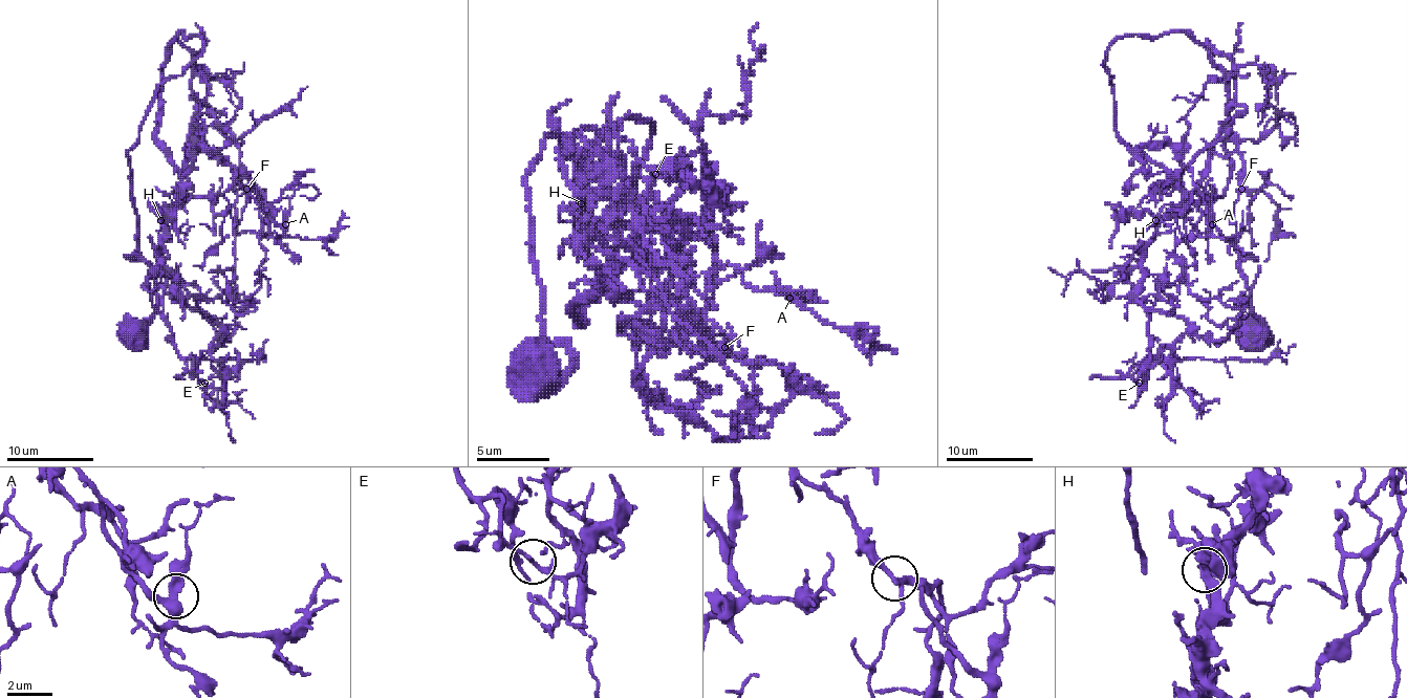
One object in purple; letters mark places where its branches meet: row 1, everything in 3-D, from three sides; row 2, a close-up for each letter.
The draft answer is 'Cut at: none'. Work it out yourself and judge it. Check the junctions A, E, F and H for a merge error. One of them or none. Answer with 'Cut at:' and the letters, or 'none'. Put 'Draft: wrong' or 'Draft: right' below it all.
Cut at: E
Draft: wrong

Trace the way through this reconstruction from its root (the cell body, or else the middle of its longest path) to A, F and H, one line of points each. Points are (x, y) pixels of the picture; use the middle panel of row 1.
A: (537, 375), (548, 137), (651, 123), (596, 283), (636, 339), (717, 261), (789, 298)
F: (537, 375), (574, 356), (544, 339), (529, 162), (625, 118), (651, 137), (596, 283), (636, 339), (724, 346)
H: (537, 375), (574, 356), (544, 339), (529, 162), (548, 137), (647, 118), (581, 324), (614, 280), (581, 203)

